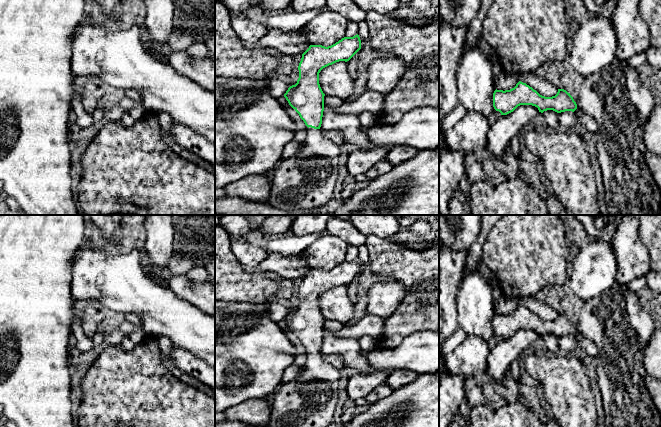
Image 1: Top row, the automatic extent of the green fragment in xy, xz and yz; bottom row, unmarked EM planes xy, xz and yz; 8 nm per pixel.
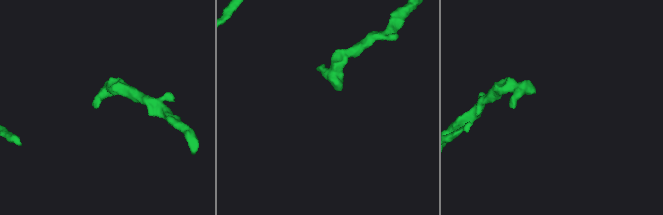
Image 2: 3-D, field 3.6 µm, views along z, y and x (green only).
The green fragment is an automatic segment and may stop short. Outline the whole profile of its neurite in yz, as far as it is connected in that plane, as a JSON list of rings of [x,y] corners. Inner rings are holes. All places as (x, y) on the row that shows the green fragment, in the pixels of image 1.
[[[617,58],[603,70],[583,79],[576,102],[564,89],[558,89],[555,96],[545,97],[521,81],[510,90],[496,89],[493,93],[493,107],[501,115],[513,112],[520,105],[532,105],[541,113],[579,109],[598,123],[597,159],[608,215],[661,215],[661,191],[645,161],[643,141],[644,125],[656,104],[652,92],[642,85],[637,69],[630,67],[628,61]]]

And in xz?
[[[357,34],[353,37],[344,37],[328,47],[310,45],[302,54],[298,66],[299,78],[297,83],[288,88],[284,97],[308,127],[307,135],[296,155],[283,160],[274,169],[268,198],[268,203],[273,207],[285,211],[316,209],[328,205],[332,199],[338,178],[340,151],[339,146],[327,139],[320,129],[325,94],[319,84],[319,73],[323,68],[336,62],[349,61],[360,49],[361,40]]]

